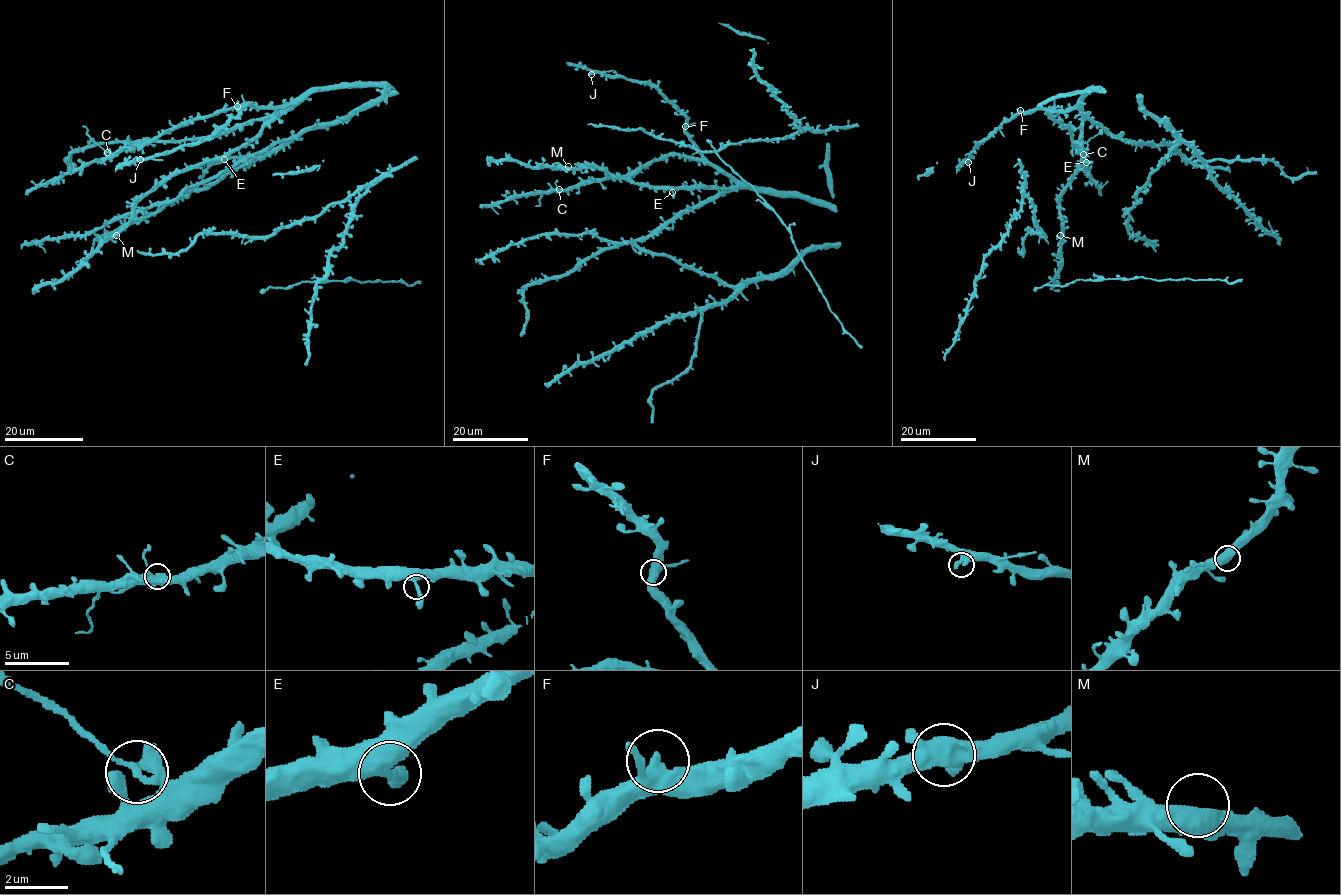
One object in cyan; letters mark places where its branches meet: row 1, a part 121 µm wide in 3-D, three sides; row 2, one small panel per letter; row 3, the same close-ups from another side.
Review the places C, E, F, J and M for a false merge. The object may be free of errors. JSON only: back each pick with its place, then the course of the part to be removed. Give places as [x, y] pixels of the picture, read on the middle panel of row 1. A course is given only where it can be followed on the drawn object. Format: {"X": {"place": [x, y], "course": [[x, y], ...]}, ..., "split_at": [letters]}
{"C": {"place": [559, 189], "course": [[559, 189], [543, 194], [539, 205], [535, 206]]}, "split_at": ["C"]}

